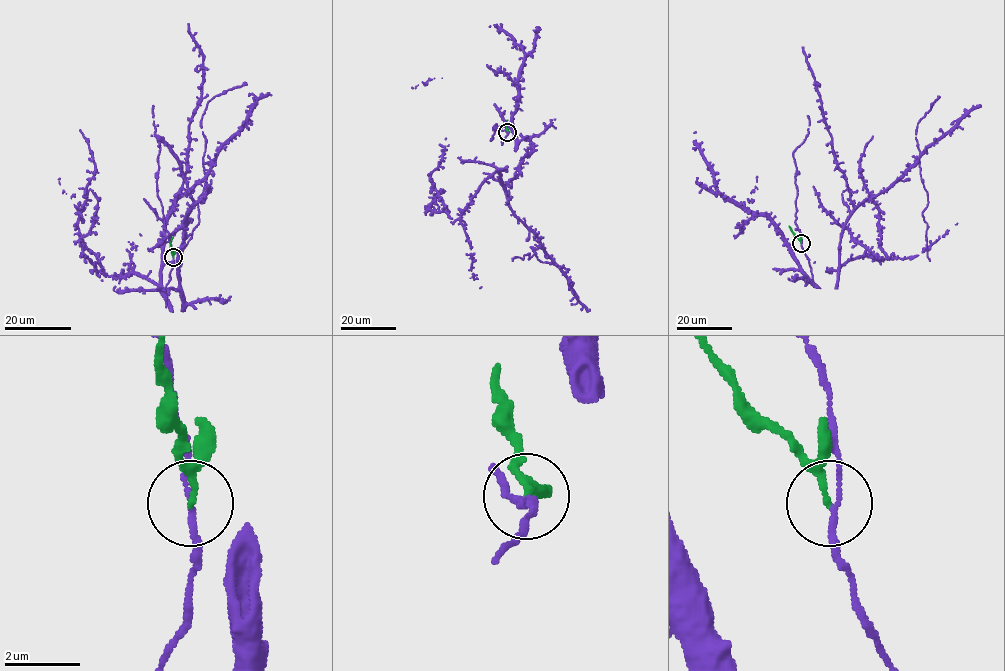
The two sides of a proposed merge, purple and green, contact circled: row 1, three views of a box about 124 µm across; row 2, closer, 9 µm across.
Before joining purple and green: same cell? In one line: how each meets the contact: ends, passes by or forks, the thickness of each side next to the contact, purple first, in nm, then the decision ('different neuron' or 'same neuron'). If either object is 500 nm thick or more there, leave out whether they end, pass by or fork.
purple passes by; green ends; calibres 130 and 160 nm; different neuron

